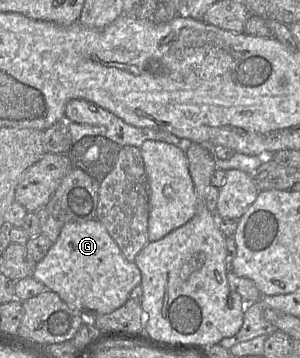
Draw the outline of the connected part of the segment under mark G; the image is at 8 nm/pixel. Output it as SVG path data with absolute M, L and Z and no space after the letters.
M98 220L68 222L61 228L56 242L36 265L32 277L57 293L71 308L77 309L87 319L109 314L130 299L130 292L141 285L141 272L135 262L128 261L105 226Z

